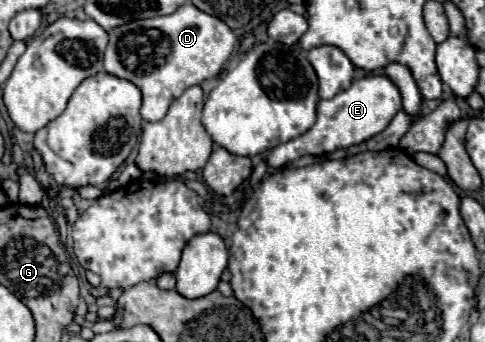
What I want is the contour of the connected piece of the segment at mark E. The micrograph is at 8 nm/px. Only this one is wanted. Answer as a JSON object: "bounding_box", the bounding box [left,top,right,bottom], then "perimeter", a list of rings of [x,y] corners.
{"bounding_box":[266,76,402,168],"perimeter":[[[364,76],[360,80],[354,80],[352,86],[340,92],[338,96],[330,100],[320,100],[316,124],[310,130],[306,130],[302,136],[276,146],[268,154],[266,162],[272,168],[282,168],[288,162],[294,162],[308,154],[318,156],[318,154],[328,154],[334,150],[350,148],[354,144],[362,144],[368,138],[380,134],[400,110],[402,110],[400,92],[388,76]]]}

